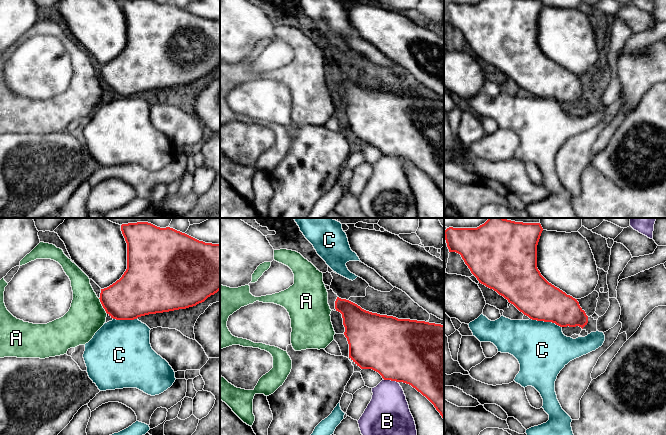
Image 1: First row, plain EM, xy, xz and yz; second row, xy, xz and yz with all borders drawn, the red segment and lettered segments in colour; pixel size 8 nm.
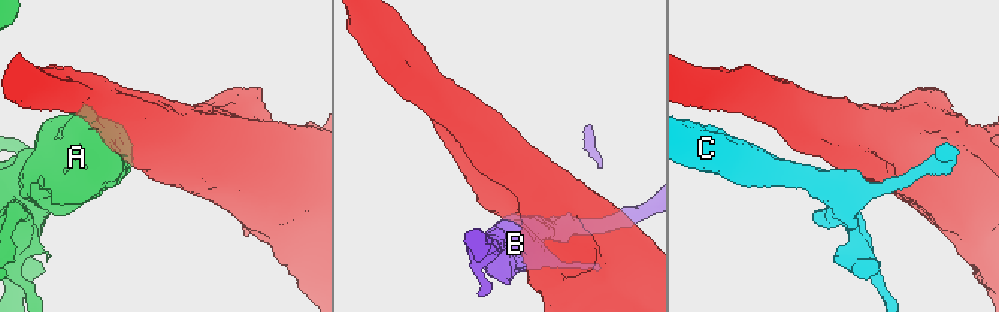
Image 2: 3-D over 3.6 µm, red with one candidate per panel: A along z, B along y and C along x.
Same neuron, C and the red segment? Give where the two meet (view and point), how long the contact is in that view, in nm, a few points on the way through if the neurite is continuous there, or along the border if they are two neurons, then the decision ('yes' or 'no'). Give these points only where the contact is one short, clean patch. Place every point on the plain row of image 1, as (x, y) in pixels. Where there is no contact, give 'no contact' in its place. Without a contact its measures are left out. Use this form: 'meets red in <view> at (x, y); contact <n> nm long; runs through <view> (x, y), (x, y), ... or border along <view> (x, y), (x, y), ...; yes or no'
meets red in yz at (546, 97); contact 260 nm long; border along yz (530, 94), (551, 97), (561, 103); no

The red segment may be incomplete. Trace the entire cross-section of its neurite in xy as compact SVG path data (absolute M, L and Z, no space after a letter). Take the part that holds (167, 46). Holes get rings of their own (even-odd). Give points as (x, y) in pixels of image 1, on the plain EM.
M122 0L127 19L127 45L122 53L101 65L100 78L116 96L186 85L220 66L220 20L205 19L173 4L153 0Z

